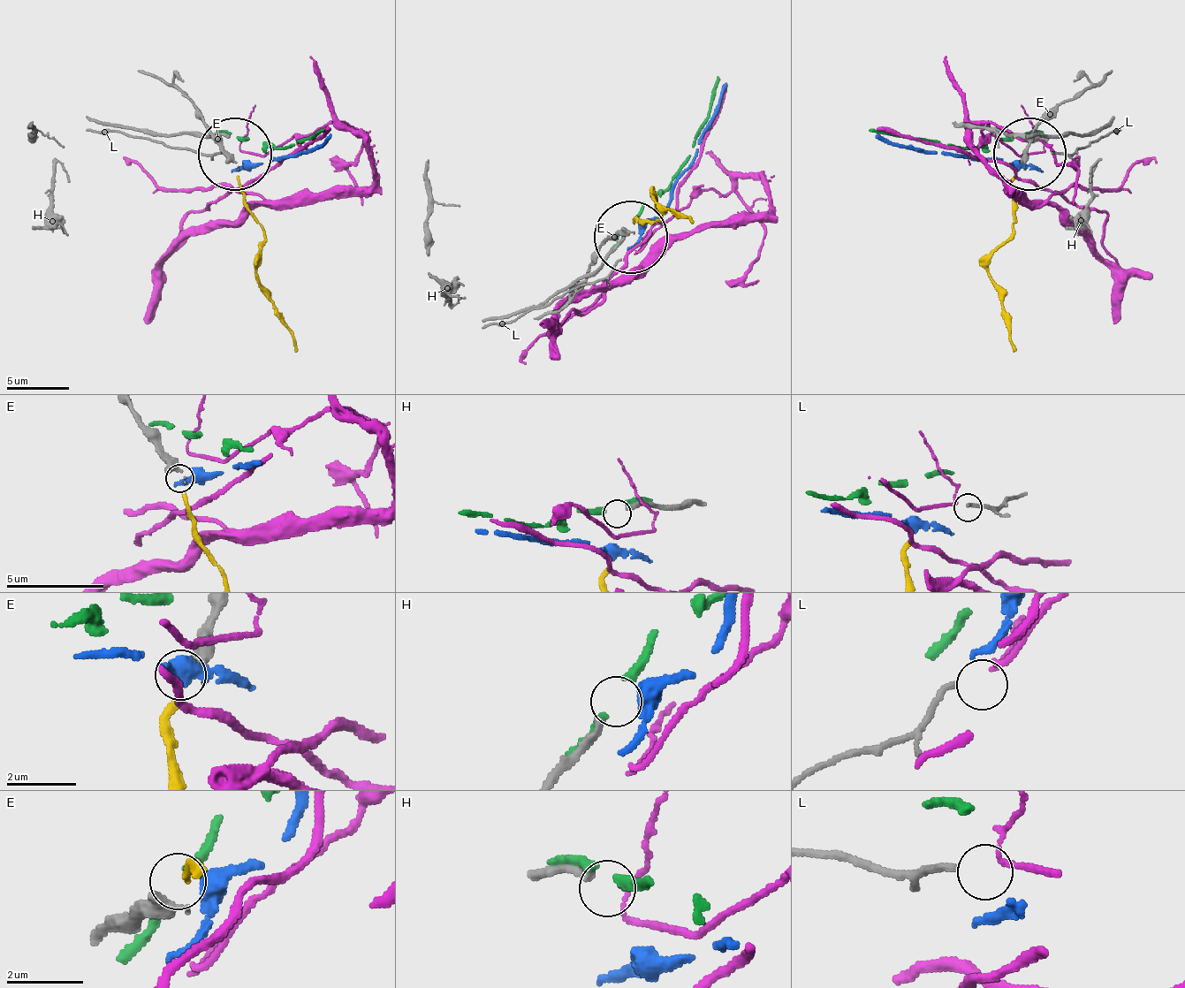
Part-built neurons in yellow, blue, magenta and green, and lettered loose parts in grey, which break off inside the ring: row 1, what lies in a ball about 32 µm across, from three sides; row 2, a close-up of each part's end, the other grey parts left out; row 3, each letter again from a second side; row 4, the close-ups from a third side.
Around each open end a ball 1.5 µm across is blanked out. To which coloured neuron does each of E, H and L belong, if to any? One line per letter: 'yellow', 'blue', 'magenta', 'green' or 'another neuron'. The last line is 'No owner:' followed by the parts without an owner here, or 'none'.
E: yellow
H: another neuron
L: magenta
No owner: H

